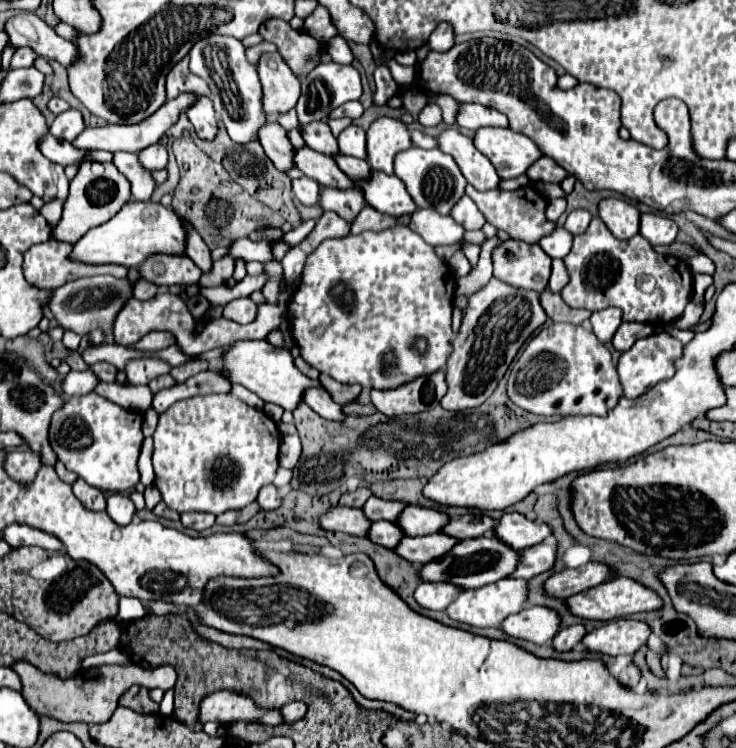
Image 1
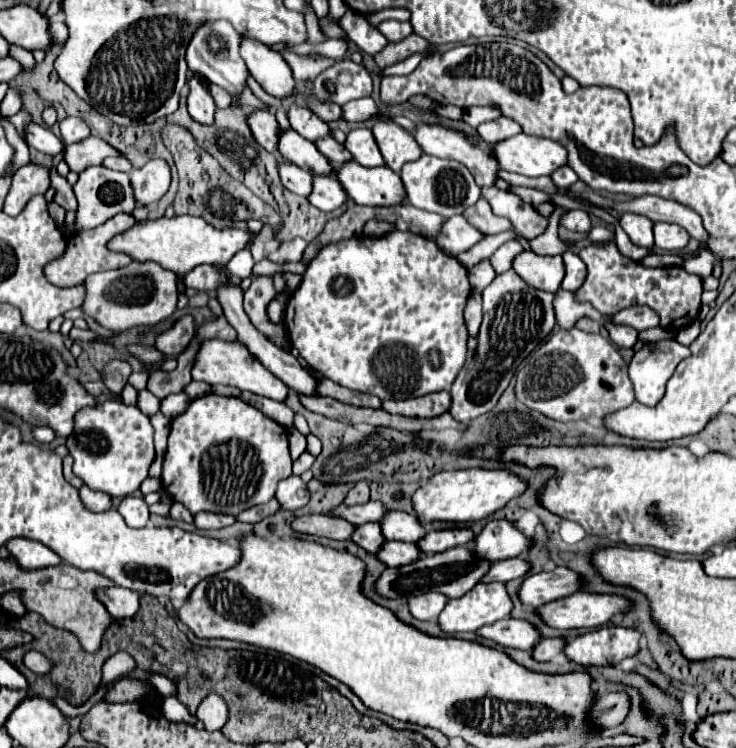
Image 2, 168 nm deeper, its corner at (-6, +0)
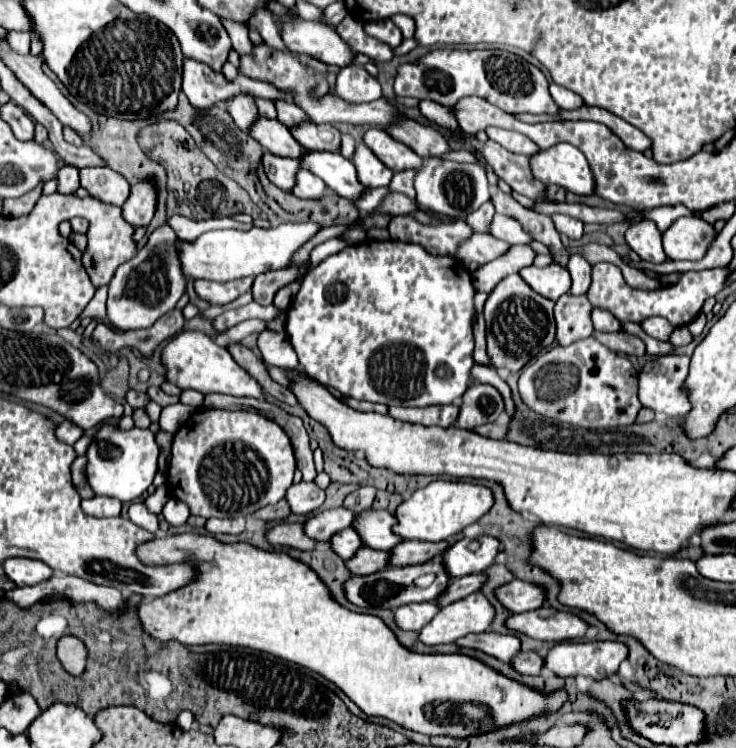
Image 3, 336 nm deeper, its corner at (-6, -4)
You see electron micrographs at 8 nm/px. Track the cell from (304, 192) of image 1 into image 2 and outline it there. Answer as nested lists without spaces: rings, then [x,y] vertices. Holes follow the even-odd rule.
[[[279,163],[279,175],[281,175],[281,183],[303,197],[309,197],[309,191],[313,191],[313,175],[293,163]]]

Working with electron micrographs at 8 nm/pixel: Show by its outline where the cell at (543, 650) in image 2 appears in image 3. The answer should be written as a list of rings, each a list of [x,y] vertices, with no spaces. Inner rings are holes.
[[[521,651],[513,657],[511,661],[513,669],[517,673],[523,673],[523,675],[537,675],[543,667],[543,657],[539,657],[535,651]]]

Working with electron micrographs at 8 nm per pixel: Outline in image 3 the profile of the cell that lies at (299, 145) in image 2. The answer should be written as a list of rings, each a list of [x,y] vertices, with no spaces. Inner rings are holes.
[[[259,115],[257,123],[253,123],[253,127],[249,127],[249,135],[253,139],[257,139],[263,145],[263,149],[267,149],[275,155],[301,159],[301,155],[305,153],[305,149],[301,149],[301,145],[293,139],[289,129],[285,125],[281,125],[277,119],[267,119],[267,117]]]

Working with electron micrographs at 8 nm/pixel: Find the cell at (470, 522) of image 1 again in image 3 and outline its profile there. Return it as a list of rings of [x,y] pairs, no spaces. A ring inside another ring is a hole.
[[[401,541],[397,547],[389,551],[393,559],[389,559],[391,567],[405,567],[405,565],[417,565],[427,563],[433,557],[439,557],[445,553],[449,545],[447,543],[417,543],[417,541]]]

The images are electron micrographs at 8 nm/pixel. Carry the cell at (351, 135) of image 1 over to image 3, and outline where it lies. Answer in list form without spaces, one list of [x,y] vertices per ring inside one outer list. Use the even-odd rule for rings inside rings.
[[[363,143],[357,145],[355,155],[353,155],[353,163],[357,167],[357,179],[361,179],[361,185],[375,189],[375,187],[389,187],[393,171],[389,171],[389,167],[385,167],[373,153],[371,149],[367,149]]]

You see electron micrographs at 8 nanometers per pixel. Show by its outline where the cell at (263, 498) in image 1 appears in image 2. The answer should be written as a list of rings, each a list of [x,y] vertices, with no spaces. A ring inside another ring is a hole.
[[[291,475],[291,477],[287,477],[285,481],[279,483],[277,493],[275,493],[275,499],[279,501],[281,509],[295,511],[295,509],[303,507],[309,501],[309,493],[307,493],[305,483],[299,477]]]

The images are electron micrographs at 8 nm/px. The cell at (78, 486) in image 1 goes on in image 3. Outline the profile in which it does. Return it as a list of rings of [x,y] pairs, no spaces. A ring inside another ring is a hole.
[[[93,497],[81,501],[81,507],[91,517],[115,517],[121,513],[123,503],[113,497]]]

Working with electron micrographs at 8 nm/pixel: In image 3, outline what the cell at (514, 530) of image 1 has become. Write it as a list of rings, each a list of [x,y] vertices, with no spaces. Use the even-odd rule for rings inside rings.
[[[481,535],[477,539],[461,539],[447,547],[441,557],[445,563],[445,571],[449,577],[465,577],[465,575],[479,575],[489,569],[499,553],[499,541],[495,537]]]

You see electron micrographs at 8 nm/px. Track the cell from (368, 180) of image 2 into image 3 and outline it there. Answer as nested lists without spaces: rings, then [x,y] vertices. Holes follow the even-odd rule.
[[[305,151],[305,155],[301,157],[301,167],[323,179],[329,189],[345,199],[355,201],[365,191],[365,187],[361,187],[355,177],[355,165],[339,153]]]

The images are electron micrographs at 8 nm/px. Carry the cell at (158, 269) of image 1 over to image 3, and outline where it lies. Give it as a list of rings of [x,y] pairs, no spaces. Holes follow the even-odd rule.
[[[249,277],[227,281],[227,283],[197,279],[195,291],[201,299],[209,301],[211,305],[225,305],[225,303],[231,303],[233,299],[237,299],[239,295],[243,295],[245,291],[249,291],[251,285],[253,285],[253,279],[249,279]]]

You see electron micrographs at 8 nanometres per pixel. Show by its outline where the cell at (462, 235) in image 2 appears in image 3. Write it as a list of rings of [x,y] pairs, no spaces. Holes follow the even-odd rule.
[[[473,233],[471,239],[467,239],[465,243],[461,243],[459,251],[457,251],[457,259],[461,263],[469,263],[469,261],[477,261],[479,265],[489,263],[501,255],[505,255],[509,251],[509,243],[495,239],[493,235],[485,235],[485,233]]]

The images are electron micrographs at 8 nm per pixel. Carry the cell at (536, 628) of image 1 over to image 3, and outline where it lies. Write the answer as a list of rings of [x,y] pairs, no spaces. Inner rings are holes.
[[[493,631],[481,633],[481,635],[467,635],[455,641],[455,645],[459,647],[471,647],[471,649],[479,649],[499,661],[509,663],[513,659],[513,655],[521,649],[521,643],[515,635],[499,635]]]

